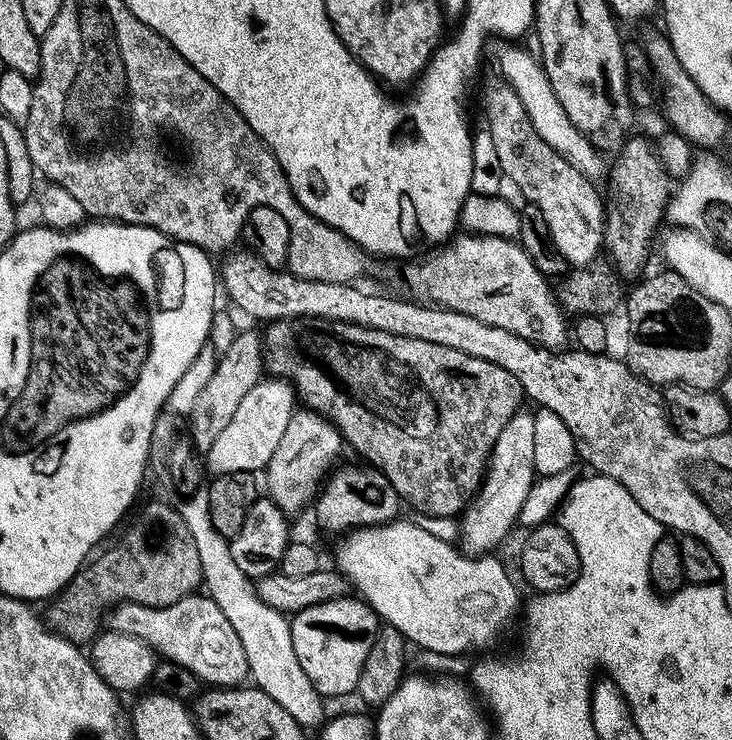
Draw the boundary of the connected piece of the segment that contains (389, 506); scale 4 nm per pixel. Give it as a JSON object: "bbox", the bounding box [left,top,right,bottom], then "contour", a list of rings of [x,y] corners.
{"bbox":[315,463,402,534],"contour":[[[359,463],[348,464],[345,468],[337,467],[323,481],[315,497],[316,520],[322,527],[329,528],[332,532],[344,534],[365,526],[383,526],[401,515],[402,497],[396,493],[386,474],[375,466]]]}

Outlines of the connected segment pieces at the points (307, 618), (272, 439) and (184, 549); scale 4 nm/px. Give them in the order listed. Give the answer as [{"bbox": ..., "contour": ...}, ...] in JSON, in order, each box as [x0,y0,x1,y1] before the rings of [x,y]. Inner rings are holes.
[{"bbox":[291,598,378,697],"contour":[[[343,598],[324,601],[318,605],[307,606],[291,617],[292,641],[294,654],[298,654],[298,662],[302,662],[302,670],[306,670],[306,678],[320,691],[321,697],[352,696],[358,686],[358,674],[362,670],[362,662],[366,662],[366,654],[370,654],[370,646],[378,631],[378,617],[371,606],[360,598]]]},{"bbox":[206,378,294,477],"contour":[[[264,378],[253,386],[250,394],[242,398],[238,410],[234,410],[234,418],[230,418],[226,430],[215,433],[211,437],[212,449],[206,453],[206,468],[213,477],[241,470],[253,474],[267,469],[270,457],[278,442],[282,442],[282,434],[290,422],[294,411],[294,389],[291,384],[280,378]]]},{"bbox":[47,502,202,646],"contour":[[[148,502],[124,540],[98,556],[85,563],[67,588],[47,605],[47,627],[77,646],[96,639],[105,613],[113,606],[125,603],[162,608],[193,595],[202,584],[198,549],[183,518],[168,505]]]}]

